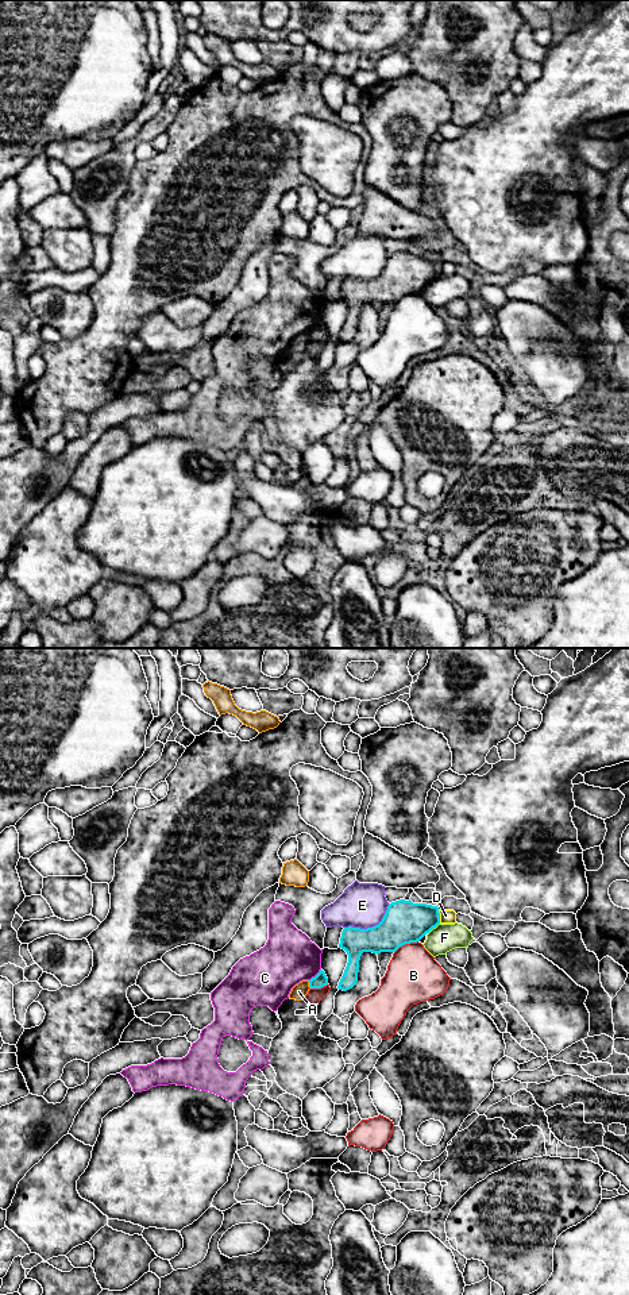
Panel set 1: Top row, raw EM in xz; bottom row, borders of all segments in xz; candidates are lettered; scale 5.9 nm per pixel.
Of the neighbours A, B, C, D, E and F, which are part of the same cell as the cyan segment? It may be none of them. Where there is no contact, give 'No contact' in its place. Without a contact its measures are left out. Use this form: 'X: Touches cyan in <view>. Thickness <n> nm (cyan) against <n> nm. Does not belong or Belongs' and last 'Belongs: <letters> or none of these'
A: Touches cyan in xz. Thickness 80 nm (cyan) against 90 nm. Does not belong
B: Touches cyan in xz. Thickness 260 nm (cyan) against 320 nm. Does not belong
C: Touches cyan in xz. Thickness 80 nm (cyan) against 320 nm. Does not belong
D: Touches cyan in xz. Thickness 260 nm (cyan) against 80 nm. Does not belong
E: Touches cyan in xz. Thickness 260 nm (cyan) against 280 nm. Does not belong
F: Touches cyan in xz. Thickness 260 nm (cyan) against 170 nm. Does not belong
Belongs: none of these

